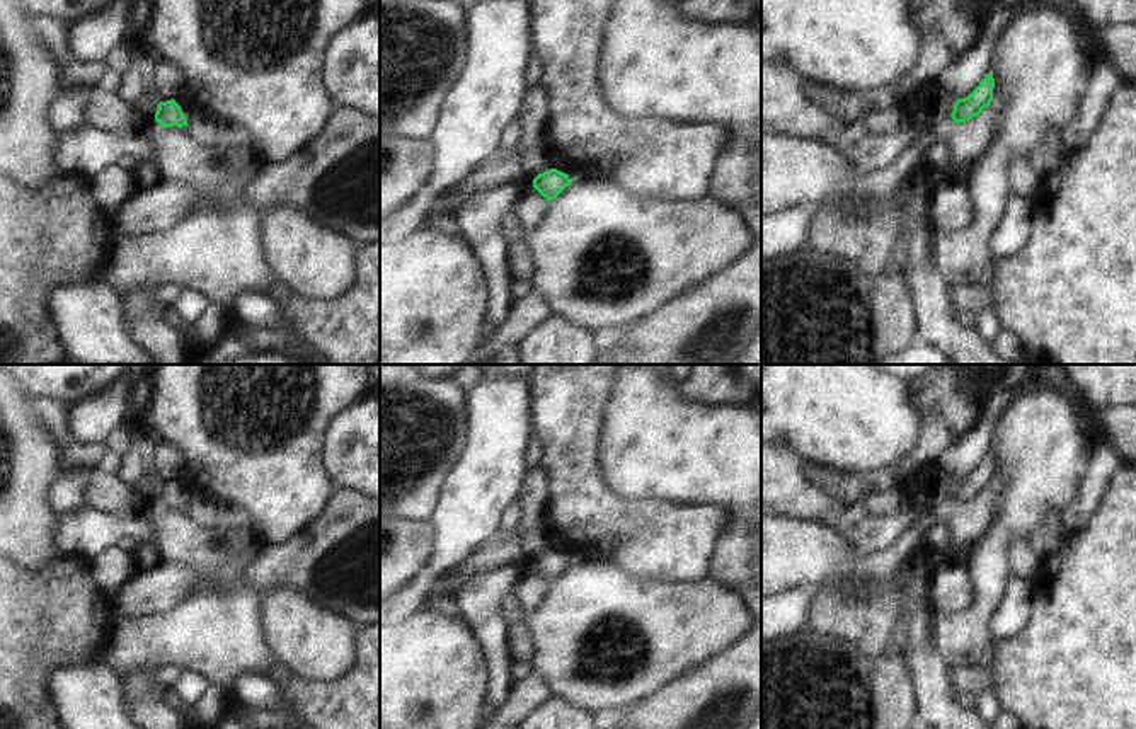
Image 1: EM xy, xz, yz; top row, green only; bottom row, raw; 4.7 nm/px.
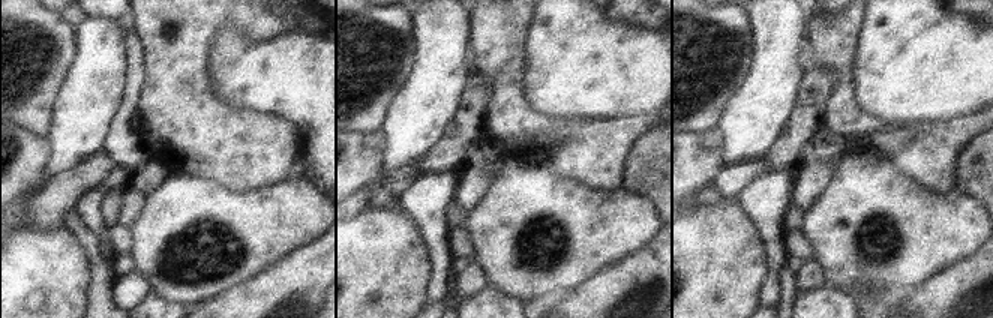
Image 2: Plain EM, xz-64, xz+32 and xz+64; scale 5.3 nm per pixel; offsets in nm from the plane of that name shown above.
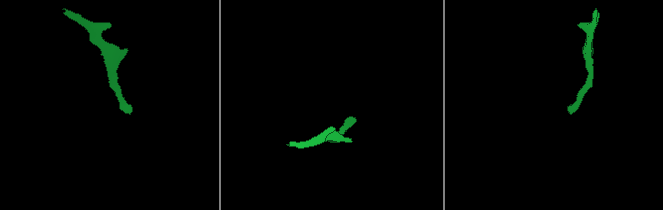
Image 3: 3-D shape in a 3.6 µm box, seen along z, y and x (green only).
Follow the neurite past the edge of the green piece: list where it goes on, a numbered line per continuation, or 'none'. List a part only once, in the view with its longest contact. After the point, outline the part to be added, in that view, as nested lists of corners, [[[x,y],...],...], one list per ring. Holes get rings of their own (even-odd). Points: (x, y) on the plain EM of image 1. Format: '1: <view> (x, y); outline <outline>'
none

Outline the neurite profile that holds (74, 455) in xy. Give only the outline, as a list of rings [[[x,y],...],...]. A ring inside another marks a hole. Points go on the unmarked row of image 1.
[[[65,441],[61,446],[61,468],[75,470],[89,463],[97,467],[104,451],[104,446],[83,446],[80,443]]]

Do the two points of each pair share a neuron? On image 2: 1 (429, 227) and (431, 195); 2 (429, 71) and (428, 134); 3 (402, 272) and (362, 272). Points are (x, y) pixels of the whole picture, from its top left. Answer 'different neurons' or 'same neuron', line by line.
1: same neuron
2: same neuron
3: same neuron

